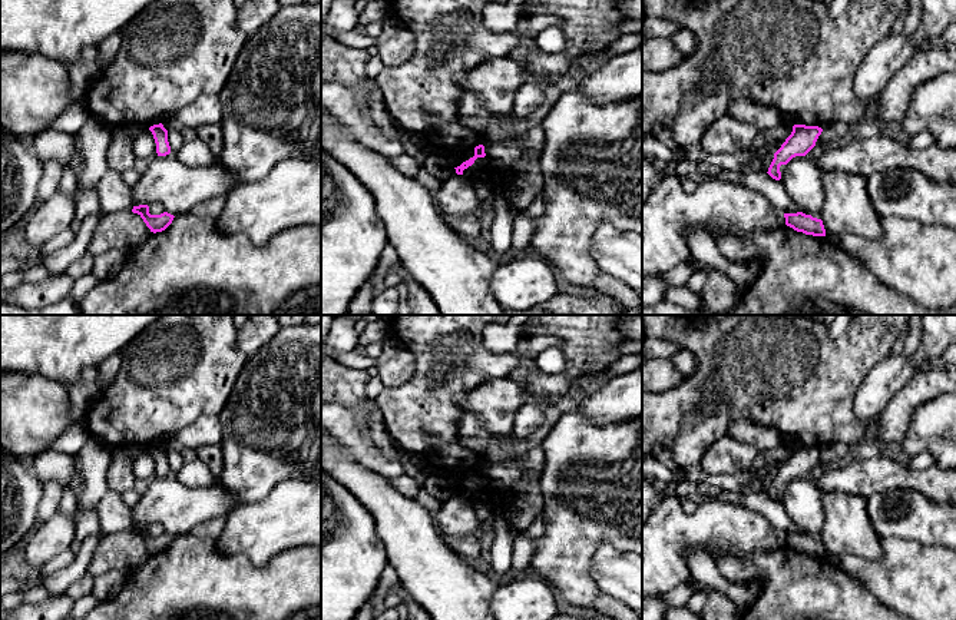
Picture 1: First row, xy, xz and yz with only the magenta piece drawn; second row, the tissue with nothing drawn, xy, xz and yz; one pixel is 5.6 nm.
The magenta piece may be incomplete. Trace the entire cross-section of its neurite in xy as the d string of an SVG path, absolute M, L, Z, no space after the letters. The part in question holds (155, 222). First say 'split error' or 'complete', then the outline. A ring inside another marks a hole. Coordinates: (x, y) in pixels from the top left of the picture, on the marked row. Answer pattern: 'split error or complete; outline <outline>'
complete; outline M148 205L133 206L132 212L138 213L153 233L165 231L175 218L168 212L163 212L161 215L150 215Z

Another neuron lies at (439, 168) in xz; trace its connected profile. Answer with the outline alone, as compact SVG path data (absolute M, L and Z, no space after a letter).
M429 156L423 165L423 169L441 180L456 175L454 166L450 165L447 159L441 159L439 156Z

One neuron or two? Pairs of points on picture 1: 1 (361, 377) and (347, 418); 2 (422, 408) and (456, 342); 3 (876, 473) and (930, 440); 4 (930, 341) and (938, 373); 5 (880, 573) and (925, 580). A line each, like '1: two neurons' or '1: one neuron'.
1: two neurons
2: one neuron
3: two neurons
4: two neurons
5: one neuron

